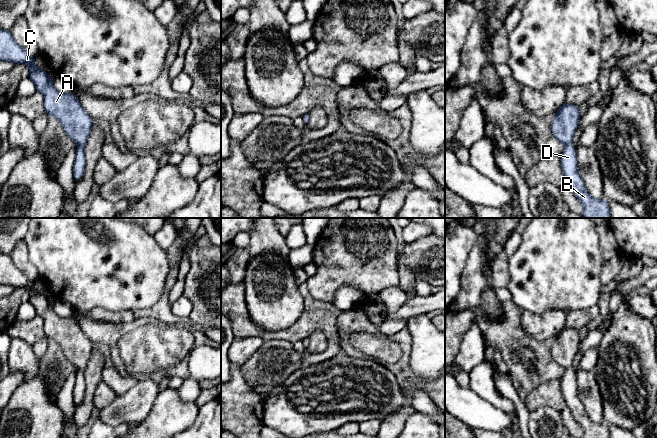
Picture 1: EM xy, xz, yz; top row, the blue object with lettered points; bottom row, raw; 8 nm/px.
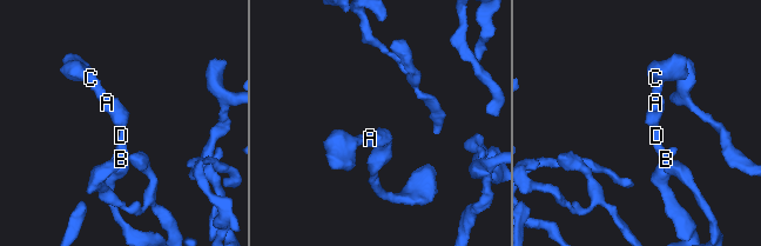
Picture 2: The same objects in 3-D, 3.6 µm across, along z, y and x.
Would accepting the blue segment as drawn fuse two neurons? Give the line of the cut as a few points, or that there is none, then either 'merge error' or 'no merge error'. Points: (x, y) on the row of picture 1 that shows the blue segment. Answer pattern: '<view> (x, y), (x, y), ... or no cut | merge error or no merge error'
no cut | no merge error

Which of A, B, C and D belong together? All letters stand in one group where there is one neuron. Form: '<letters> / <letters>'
A B C D

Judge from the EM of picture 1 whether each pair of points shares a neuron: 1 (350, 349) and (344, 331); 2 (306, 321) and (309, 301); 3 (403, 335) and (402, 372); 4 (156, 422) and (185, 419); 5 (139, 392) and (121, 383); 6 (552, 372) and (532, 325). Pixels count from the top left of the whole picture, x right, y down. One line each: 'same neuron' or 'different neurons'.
1: same neuron
2: same neuron
3: same neuron
4: same neuron
5: different neurons
6: different neurons

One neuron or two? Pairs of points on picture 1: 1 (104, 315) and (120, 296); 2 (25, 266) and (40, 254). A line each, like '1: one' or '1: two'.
1: two
2: two

